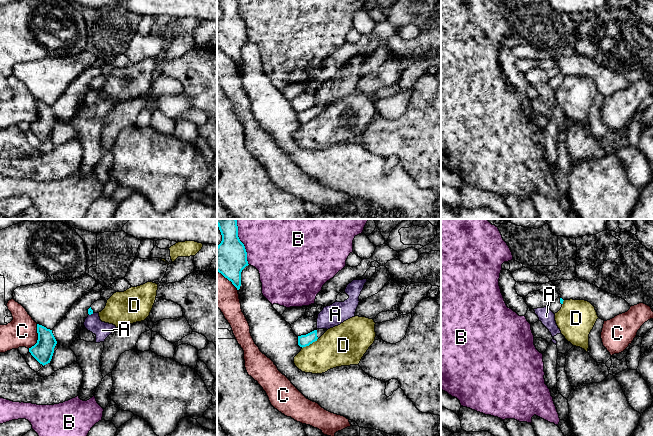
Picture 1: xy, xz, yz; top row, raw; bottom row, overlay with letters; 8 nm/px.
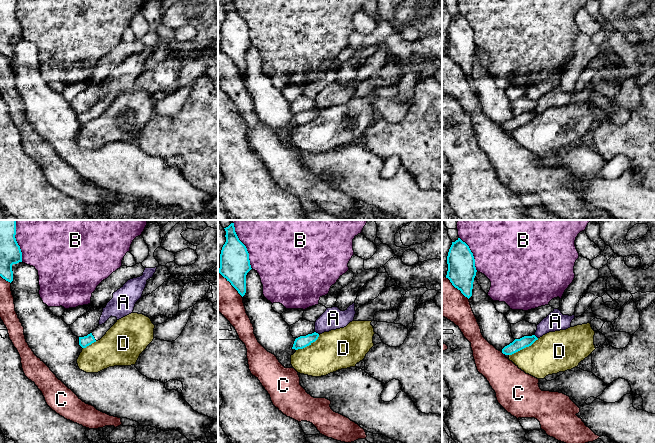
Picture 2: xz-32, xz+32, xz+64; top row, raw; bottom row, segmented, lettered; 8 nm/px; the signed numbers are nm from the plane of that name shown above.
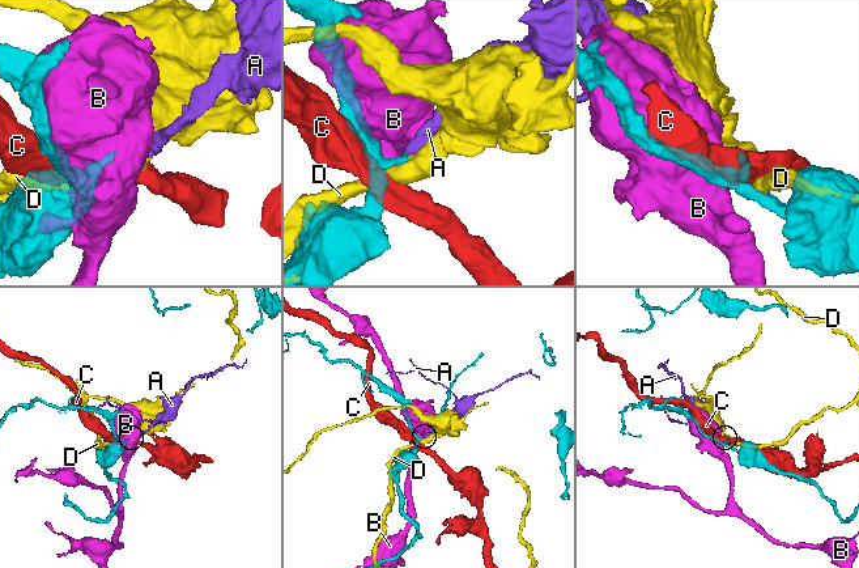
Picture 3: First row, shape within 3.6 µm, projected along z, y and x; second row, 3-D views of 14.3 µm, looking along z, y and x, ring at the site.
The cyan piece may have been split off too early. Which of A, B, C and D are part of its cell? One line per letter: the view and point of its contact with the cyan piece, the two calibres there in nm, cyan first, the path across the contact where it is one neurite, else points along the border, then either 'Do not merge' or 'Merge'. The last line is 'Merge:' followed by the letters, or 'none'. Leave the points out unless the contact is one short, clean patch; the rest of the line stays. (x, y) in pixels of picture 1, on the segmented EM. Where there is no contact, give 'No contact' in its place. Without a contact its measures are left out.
A: Touches cyan at xy (91, 313). Thickness 50 nm (cyan) against 140 nm. Boundary: xy (93, 313), (89, 315). Do not merge
B: Touches cyan at xz (241, 242). Thickness 280 nm (cyan) against 480 nm. Do not merge
C: Touches cyan at xy (38, 337). Thickness 170 nm (cyan) against 240 nm. Do not merge
D: Touches cyan at xz (309, 344). Thickness 100 nm (cyan) against 320 nm. Do not merge
Merge: none

